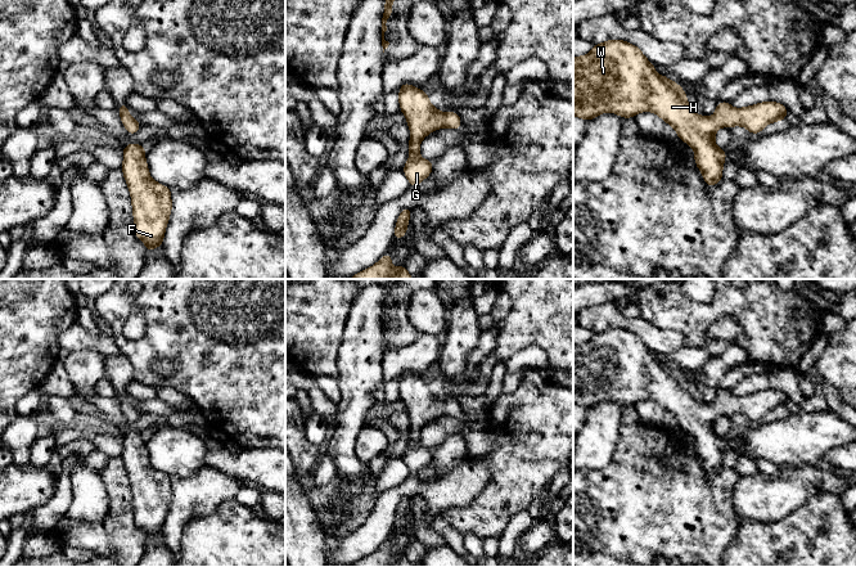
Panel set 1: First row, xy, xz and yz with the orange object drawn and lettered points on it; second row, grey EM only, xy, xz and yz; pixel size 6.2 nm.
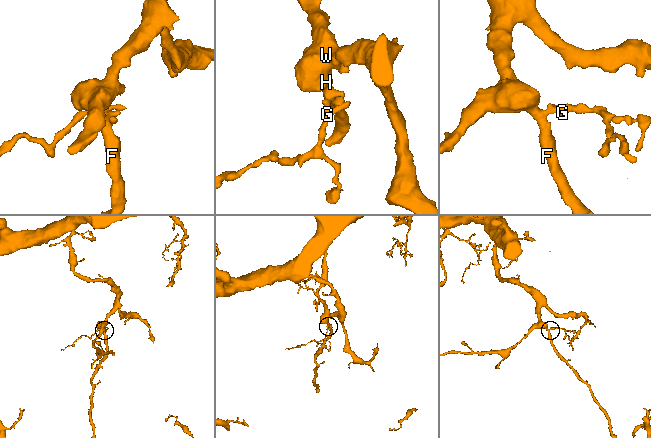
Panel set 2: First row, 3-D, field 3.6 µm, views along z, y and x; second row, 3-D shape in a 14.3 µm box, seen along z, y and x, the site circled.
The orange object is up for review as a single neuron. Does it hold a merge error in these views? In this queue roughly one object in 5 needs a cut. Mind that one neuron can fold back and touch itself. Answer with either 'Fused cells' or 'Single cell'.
Single cell

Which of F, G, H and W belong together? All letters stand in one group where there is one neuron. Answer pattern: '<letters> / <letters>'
F G H W

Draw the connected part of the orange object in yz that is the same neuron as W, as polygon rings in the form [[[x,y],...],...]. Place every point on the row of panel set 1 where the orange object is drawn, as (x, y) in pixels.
[[[607,40],[594,45],[586,55],[573,57],[573,116],[589,121],[604,112],[612,112],[623,118],[632,118],[645,111],[671,125],[677,138],[694,149],[695,165],[708,186],[716,185],[724,177],[726,150],[715,144],[715,134],[720,127],[743,126],[751,134],[760,134],[766,125],[784,121],[788,113],[784,104],[772,100],[744,108],[733,108],[729,102],[721,102],[717,103],[712,117],[698,116],[688,104],[686,93],[676,80],[671,81],[667,76],[658,75],[641,50],[623,40]]]

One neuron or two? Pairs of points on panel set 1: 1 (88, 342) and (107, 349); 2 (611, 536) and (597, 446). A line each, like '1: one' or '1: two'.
1: one
2: two

